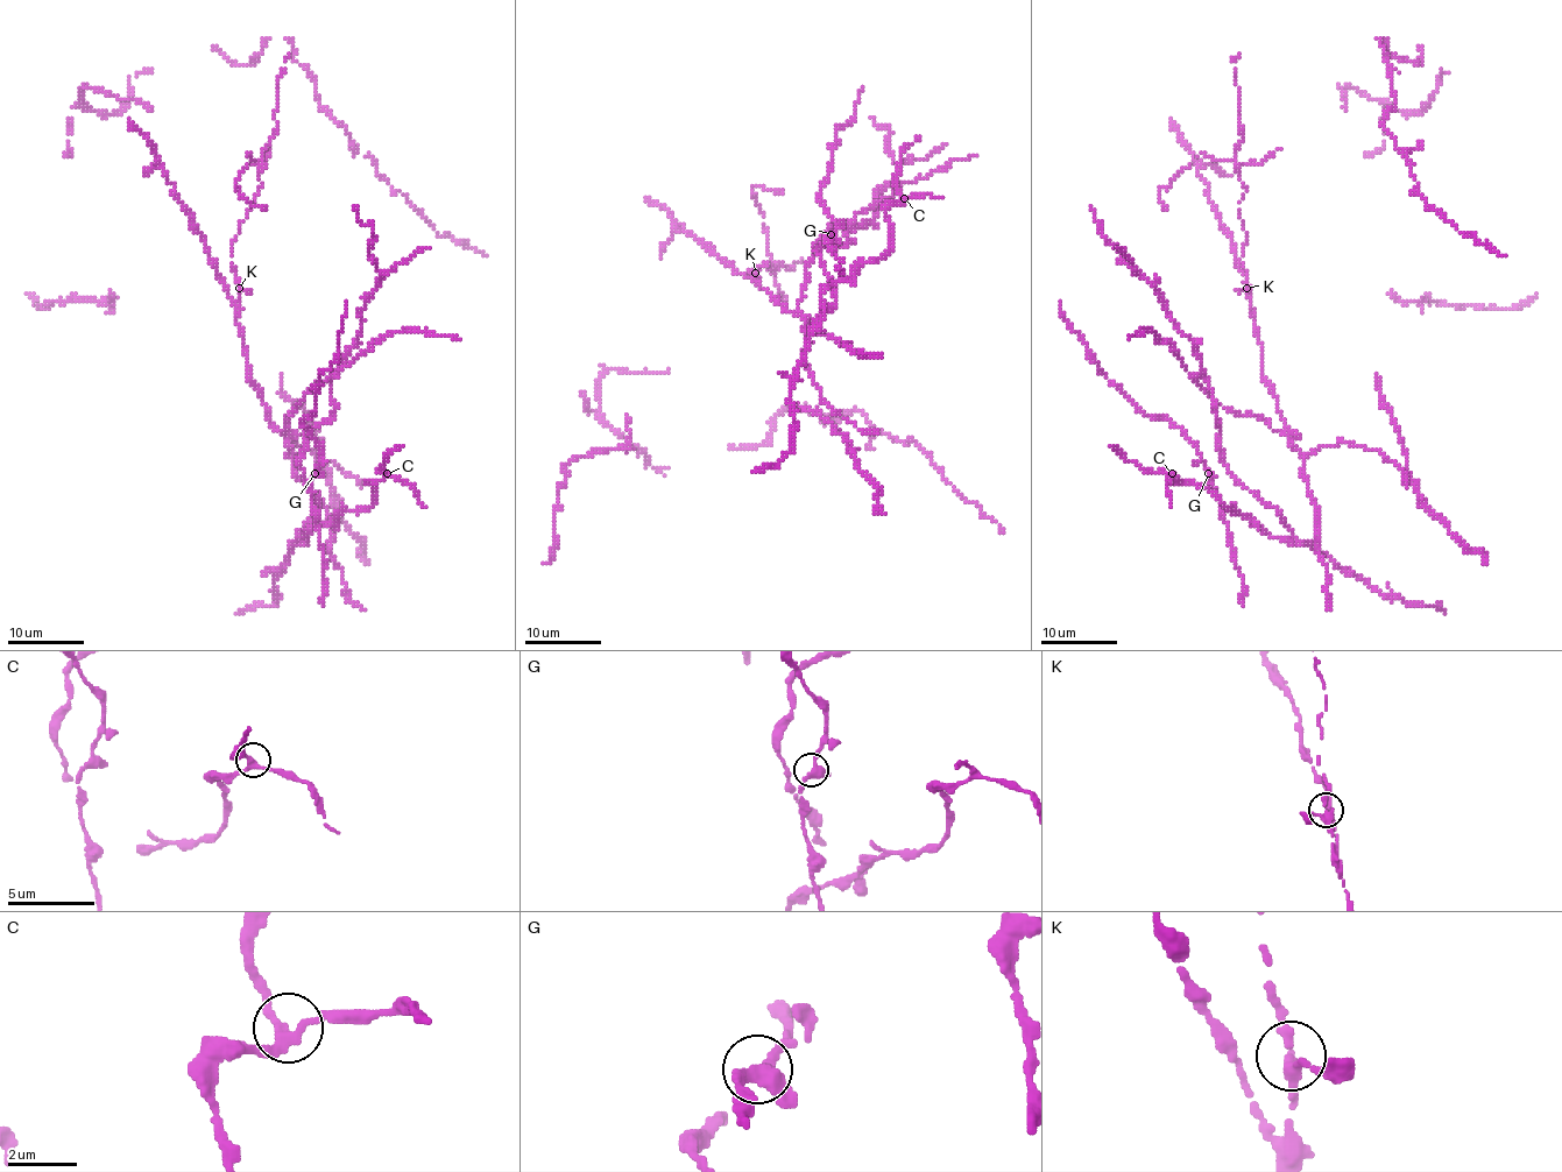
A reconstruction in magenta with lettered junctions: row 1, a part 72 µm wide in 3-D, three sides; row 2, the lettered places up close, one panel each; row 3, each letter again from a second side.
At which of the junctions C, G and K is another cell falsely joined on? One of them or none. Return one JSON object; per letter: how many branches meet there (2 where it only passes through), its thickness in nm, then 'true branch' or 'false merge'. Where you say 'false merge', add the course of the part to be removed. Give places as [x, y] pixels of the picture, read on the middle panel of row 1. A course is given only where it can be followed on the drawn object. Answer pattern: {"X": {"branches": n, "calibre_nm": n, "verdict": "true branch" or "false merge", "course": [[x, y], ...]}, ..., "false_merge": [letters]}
{"C": {"branches": 3, "calibre_nm": 280, "verdict": "true branch"}, "G": {"branches": 3, "calibre_nm": 300, "verdict": "true branch"}, "K": {"branches": 3, "calibre_nm": 280, "verdict": "false merge"}, "false_merge": ["K"]}

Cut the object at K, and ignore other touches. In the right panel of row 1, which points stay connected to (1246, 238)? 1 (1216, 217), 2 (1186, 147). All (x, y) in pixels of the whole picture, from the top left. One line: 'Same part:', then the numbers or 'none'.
Same part: none

